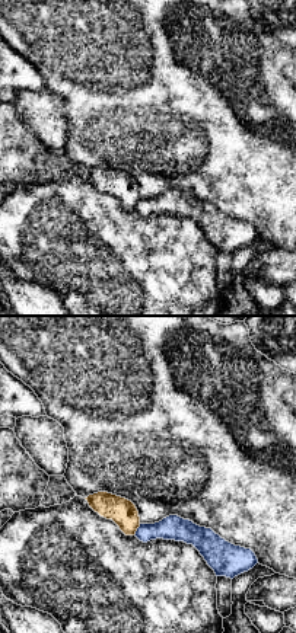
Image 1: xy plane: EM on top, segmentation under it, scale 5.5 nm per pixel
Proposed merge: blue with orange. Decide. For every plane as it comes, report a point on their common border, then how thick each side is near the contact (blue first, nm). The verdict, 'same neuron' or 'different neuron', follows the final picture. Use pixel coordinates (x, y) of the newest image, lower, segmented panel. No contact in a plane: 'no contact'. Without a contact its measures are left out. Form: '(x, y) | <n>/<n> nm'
(137, 530) | 140/150 nm

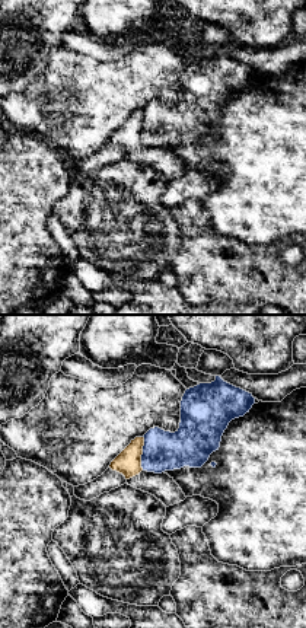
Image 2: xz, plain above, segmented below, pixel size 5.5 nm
(143, 453) | 220/140 nm

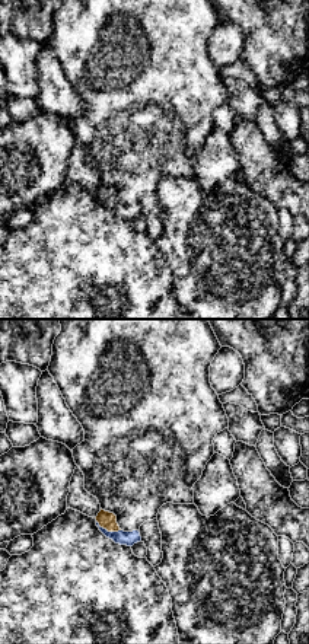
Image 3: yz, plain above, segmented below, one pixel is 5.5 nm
(107, 531) | 80/100 nm

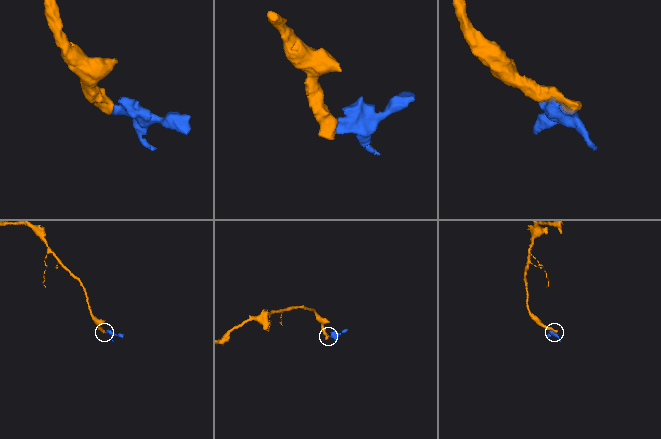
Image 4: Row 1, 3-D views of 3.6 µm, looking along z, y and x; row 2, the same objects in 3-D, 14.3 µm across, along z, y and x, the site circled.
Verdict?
different neuron

